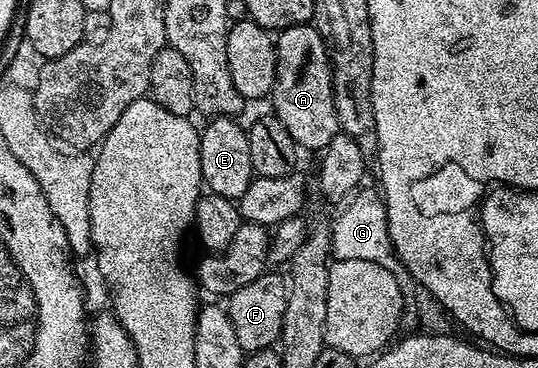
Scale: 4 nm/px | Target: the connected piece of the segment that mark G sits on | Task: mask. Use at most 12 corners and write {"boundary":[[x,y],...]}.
{"boundary":[[360,188],[340,208],[331,257],[369,259],[407,287],[384,198]]}

